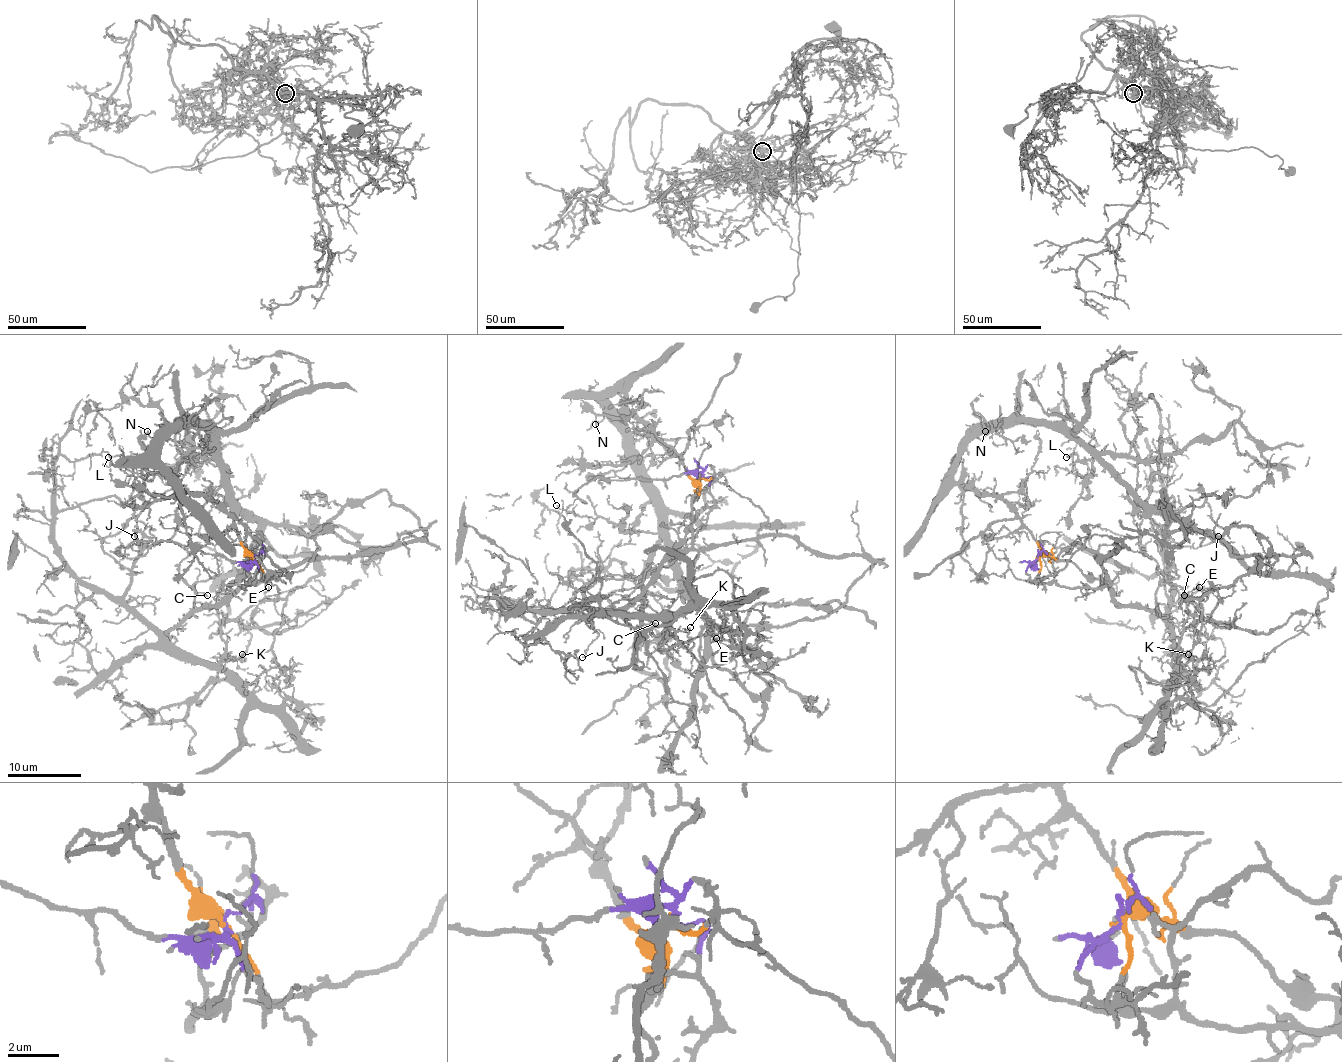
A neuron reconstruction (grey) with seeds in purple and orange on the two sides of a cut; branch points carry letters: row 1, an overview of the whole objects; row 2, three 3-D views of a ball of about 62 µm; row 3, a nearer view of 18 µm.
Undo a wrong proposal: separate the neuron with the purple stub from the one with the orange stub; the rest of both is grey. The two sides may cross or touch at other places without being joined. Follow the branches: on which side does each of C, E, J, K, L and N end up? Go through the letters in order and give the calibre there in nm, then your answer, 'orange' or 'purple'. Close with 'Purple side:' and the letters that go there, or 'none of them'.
C: 140 nm thick; purple
E: 150 nm thick; purple
J: 110 nm thick; purple
K: 130 nm thick; purple
L: 100 nm thick; orange
N: 170 nm thick; orange
Purple side: C, E, J, K

